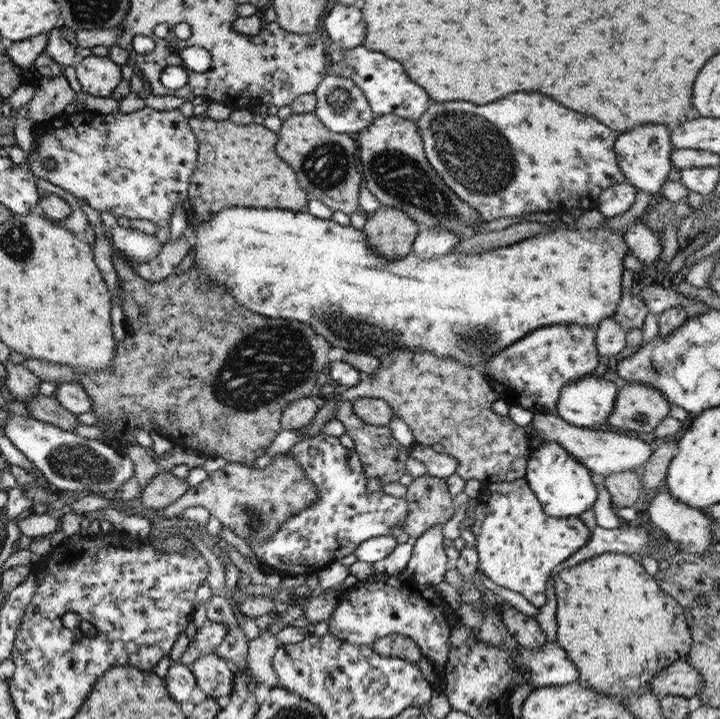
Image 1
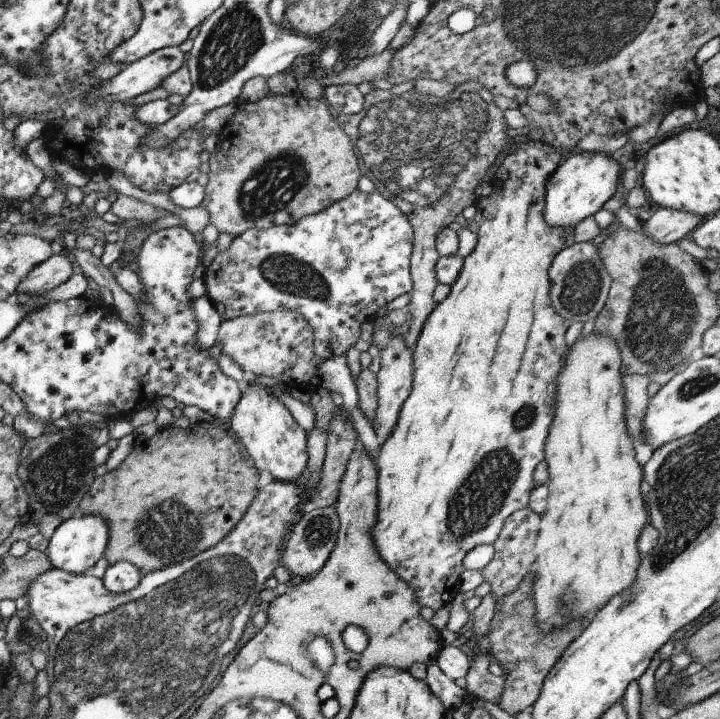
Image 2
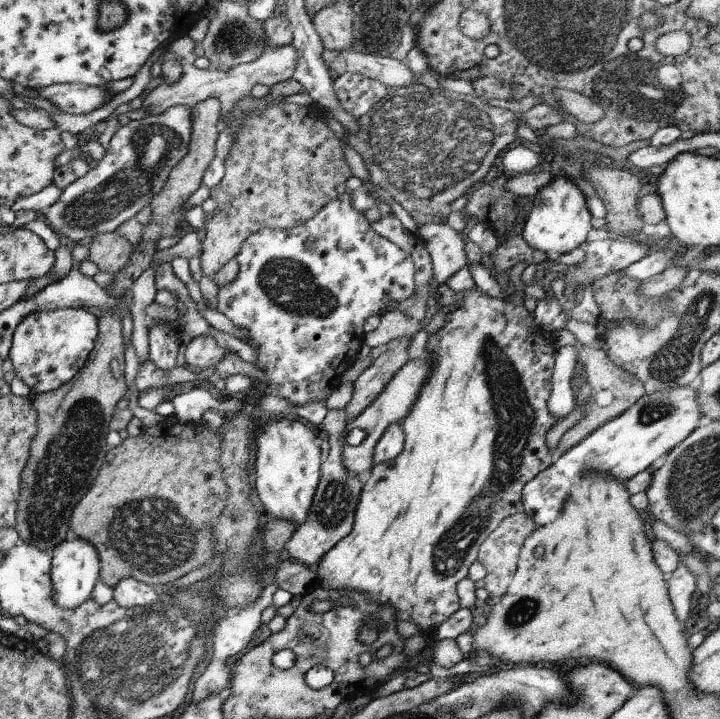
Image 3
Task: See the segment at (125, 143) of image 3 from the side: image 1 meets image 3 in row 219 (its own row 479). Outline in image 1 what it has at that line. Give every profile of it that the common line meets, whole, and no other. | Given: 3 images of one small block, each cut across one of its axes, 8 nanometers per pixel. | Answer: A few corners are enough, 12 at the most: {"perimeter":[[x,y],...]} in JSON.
{"perimeter":[[7,414],[3,434],[48,487],[111,495],[131,460],[94,439]]}

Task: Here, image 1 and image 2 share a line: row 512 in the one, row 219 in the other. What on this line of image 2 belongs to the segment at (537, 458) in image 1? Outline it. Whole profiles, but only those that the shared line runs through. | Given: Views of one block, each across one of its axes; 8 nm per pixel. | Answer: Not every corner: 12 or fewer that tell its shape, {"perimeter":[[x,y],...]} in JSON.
{"perimeter":[[573,152],[545,183],[543,216],[571,227],[613,196],[608,153]]}

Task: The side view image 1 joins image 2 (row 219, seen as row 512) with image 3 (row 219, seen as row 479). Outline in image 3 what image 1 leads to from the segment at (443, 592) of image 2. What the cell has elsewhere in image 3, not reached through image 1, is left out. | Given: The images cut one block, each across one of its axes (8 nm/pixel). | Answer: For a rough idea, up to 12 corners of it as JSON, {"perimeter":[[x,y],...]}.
{"perimeter":[[532,199],[318,586],[424,630],[553,461],[556,352],[509,279]]}

